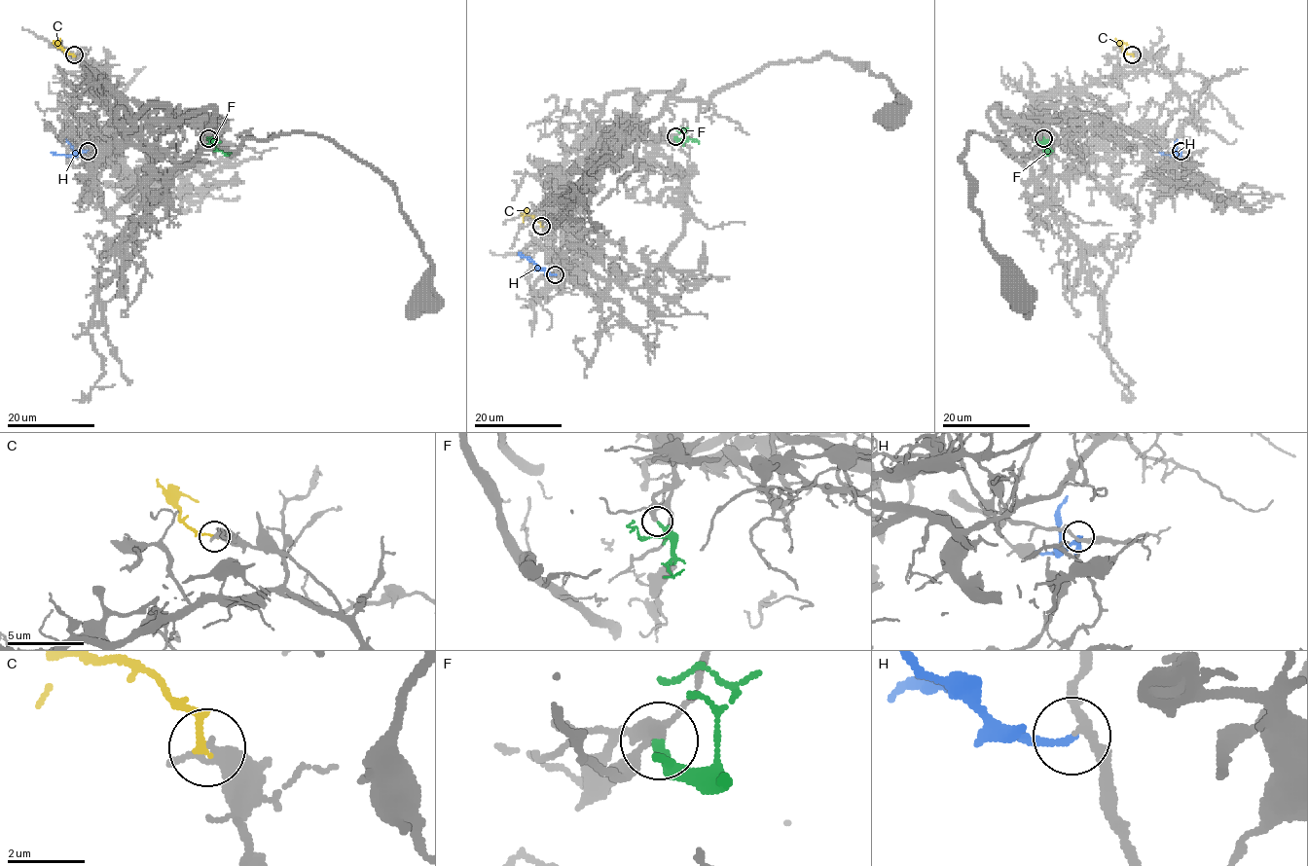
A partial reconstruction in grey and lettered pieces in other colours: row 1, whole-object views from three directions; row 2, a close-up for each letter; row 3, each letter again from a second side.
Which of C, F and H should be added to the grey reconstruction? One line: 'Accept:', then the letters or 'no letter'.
Accept: F

